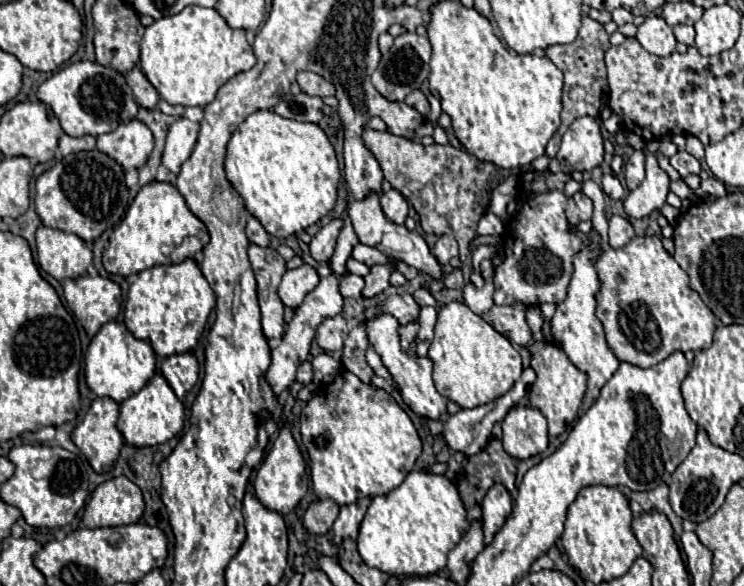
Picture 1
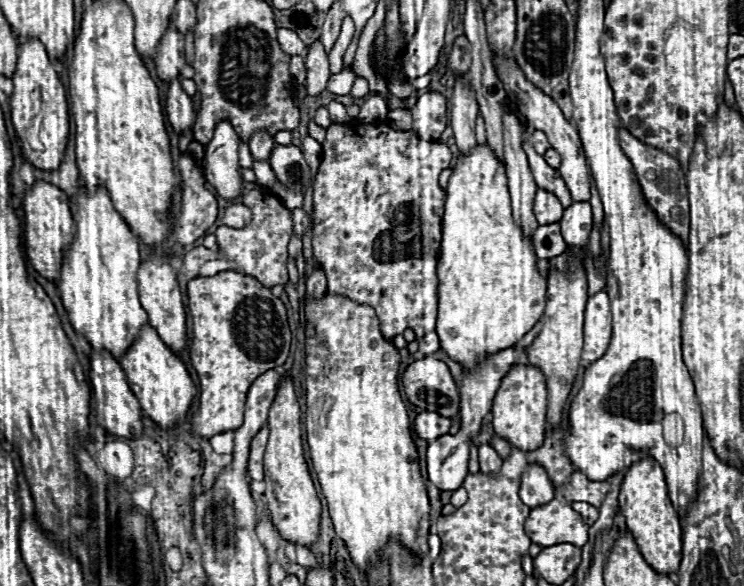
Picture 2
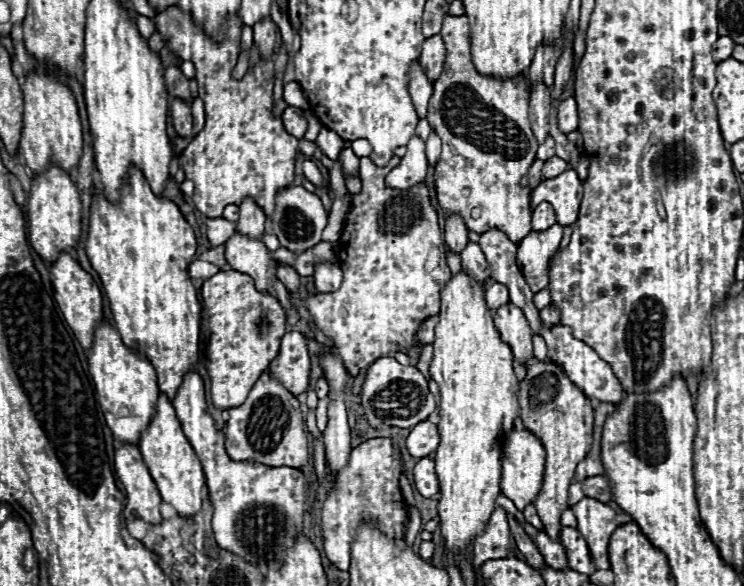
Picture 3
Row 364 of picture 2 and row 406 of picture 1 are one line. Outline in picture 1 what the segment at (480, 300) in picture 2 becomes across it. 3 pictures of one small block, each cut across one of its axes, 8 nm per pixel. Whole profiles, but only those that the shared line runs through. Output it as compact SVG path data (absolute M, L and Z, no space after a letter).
M456 300L438 310L428 356L434 362L434 382L438 392L460 408L474 408L504 396L522 376L520 352L512 342L494 330L482 316L474 314L464 302Z

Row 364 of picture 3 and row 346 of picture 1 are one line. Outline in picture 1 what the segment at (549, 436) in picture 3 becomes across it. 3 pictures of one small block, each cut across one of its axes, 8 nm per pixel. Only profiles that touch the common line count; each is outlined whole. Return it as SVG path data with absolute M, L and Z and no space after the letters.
M534 342L530 346L530 354L532 354L532 368L536 372L536 380L530 388L530 404L534 408L538 408L544 418L548 420L548 432L552 436L558 436L566 430L566 426L576 418L578 408L582 404L584 392L586 392L586 380L588 376L584 372L580 372L566 356L566 352L552 342Z

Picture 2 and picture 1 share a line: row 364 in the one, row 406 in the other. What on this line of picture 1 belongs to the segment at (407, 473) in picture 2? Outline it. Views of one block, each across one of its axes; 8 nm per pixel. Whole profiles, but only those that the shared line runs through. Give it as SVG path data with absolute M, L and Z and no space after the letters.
M344 370L332 380L326 390L314 394L302 410L302 442L310 456L310 478L316 498L332 498L338 506L352 504L364 496L380 496L398 488L406 474L414 468L416 458L422 452L420 436L410 416L398 406L398 402L380 388L364 384L356 374Z

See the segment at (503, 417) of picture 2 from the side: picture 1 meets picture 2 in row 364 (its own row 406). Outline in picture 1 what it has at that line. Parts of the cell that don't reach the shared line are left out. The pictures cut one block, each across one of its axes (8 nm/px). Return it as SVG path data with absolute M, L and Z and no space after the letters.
M514 406L502 420L504 450L518 460L526 460L546 450L548 430L546 420L532 406Z

